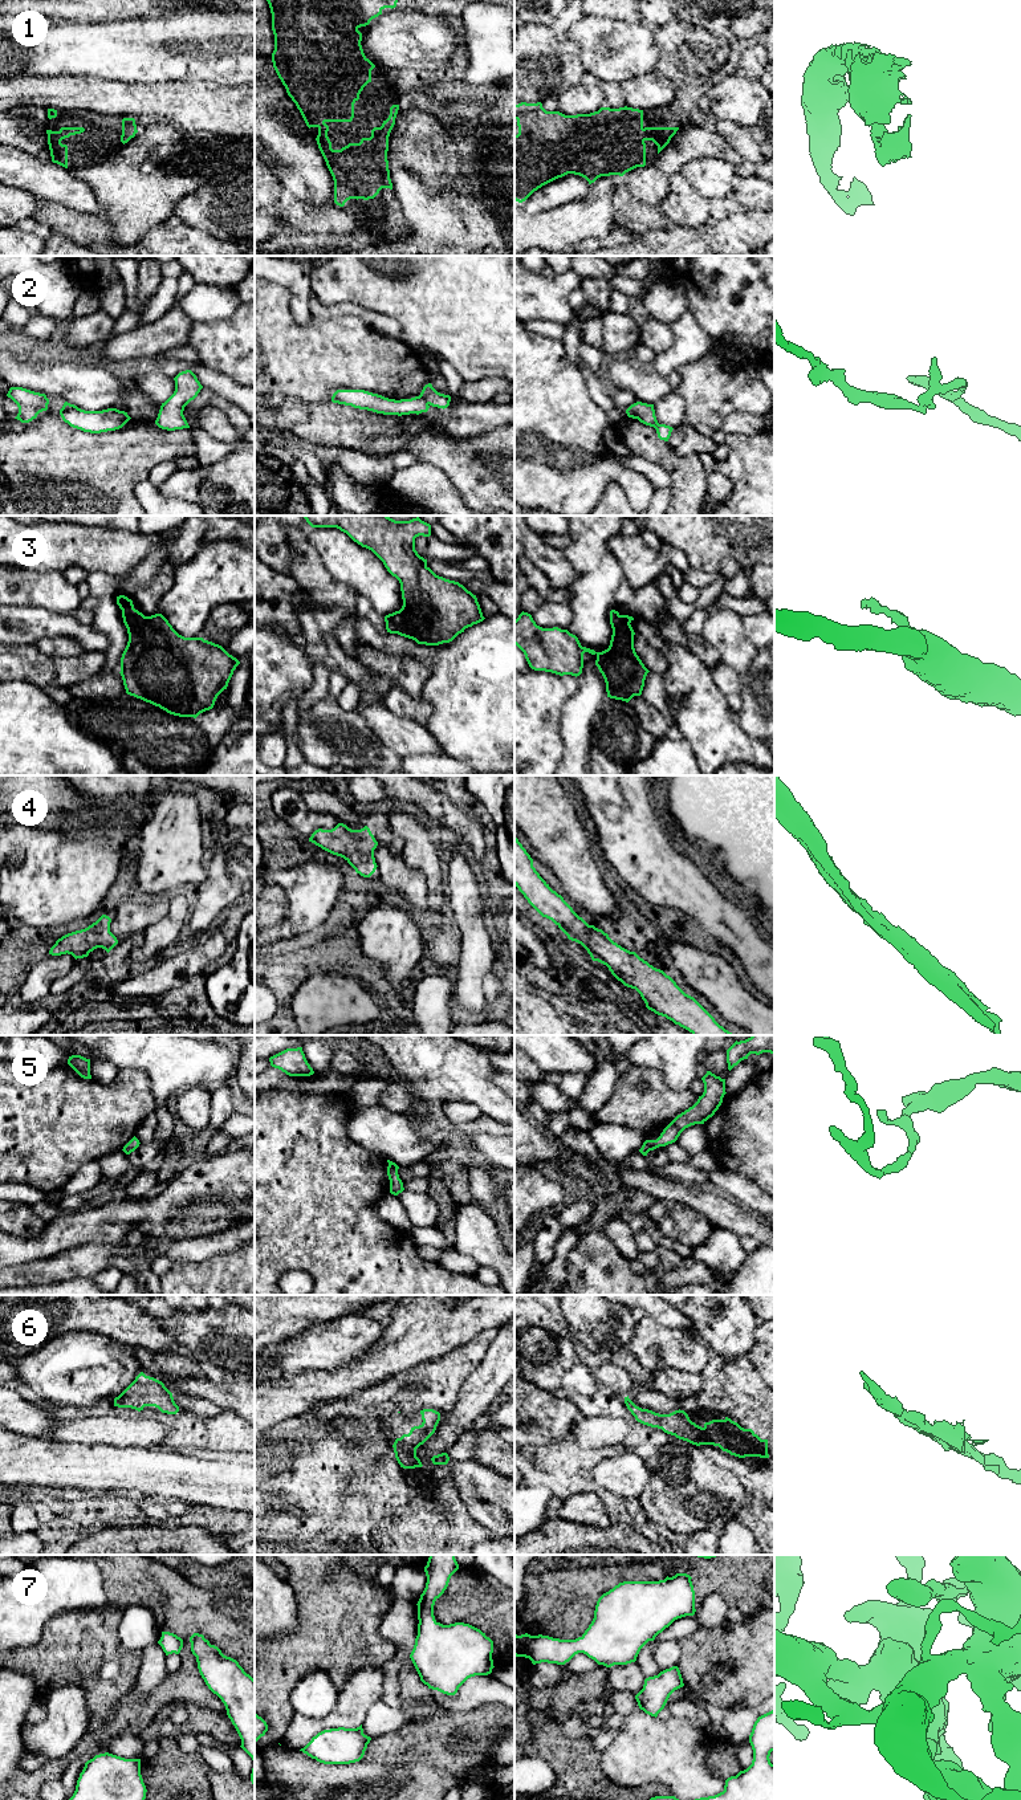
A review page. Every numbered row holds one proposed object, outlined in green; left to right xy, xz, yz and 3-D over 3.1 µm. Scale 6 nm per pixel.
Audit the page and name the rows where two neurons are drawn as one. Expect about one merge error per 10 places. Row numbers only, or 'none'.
2

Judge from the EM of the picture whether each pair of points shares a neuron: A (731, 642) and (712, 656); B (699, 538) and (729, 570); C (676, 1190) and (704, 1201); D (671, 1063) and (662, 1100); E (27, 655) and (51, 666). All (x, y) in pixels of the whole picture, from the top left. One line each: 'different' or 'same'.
A: different
B: different
C: same
D: different
E: same

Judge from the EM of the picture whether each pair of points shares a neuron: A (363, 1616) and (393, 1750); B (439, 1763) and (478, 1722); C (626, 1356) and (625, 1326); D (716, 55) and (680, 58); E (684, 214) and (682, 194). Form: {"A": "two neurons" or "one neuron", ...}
{"A": "two neurons", "B": "one neuron", "C": "two neurons", "D": "one neuron", "E": "one neuron"}

